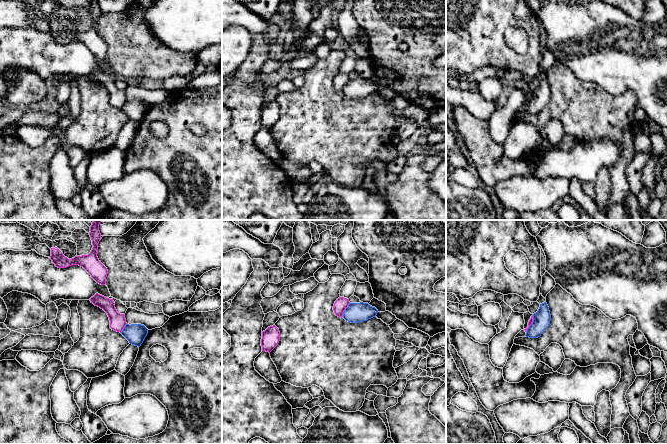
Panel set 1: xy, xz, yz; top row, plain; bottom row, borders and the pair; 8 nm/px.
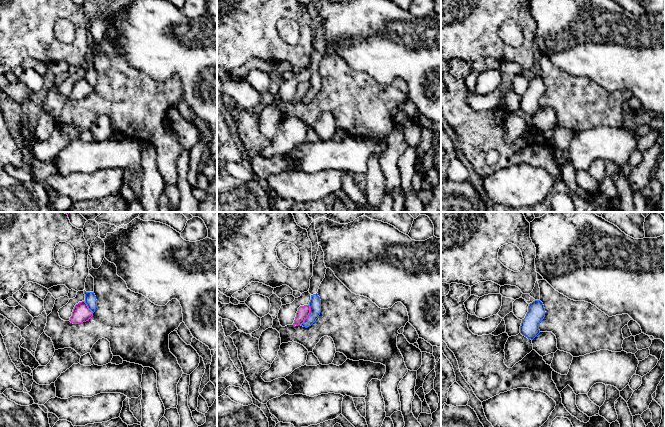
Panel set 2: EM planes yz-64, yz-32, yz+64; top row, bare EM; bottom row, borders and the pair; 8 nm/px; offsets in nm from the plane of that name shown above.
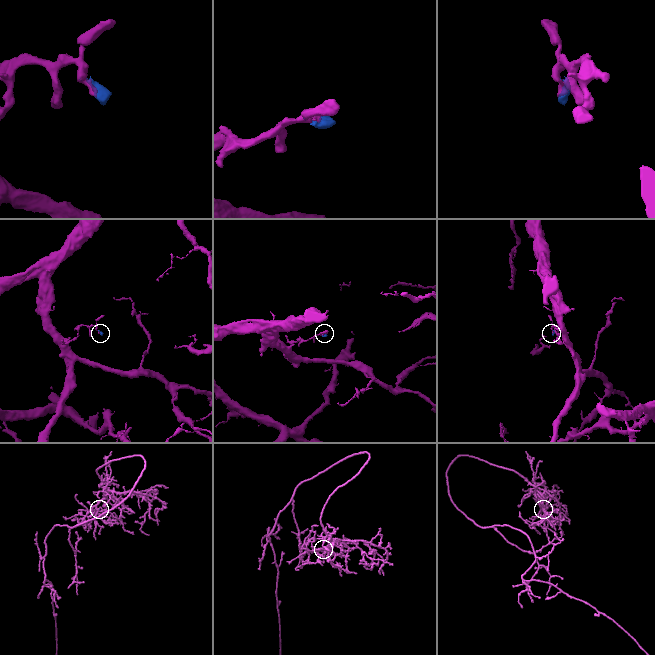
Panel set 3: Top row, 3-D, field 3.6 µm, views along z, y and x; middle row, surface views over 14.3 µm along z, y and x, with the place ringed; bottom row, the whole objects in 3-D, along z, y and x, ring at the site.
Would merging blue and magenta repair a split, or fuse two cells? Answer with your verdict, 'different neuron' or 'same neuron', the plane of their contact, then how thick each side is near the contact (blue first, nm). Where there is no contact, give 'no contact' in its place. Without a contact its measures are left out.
different neuron | xz | 160/100 nm

